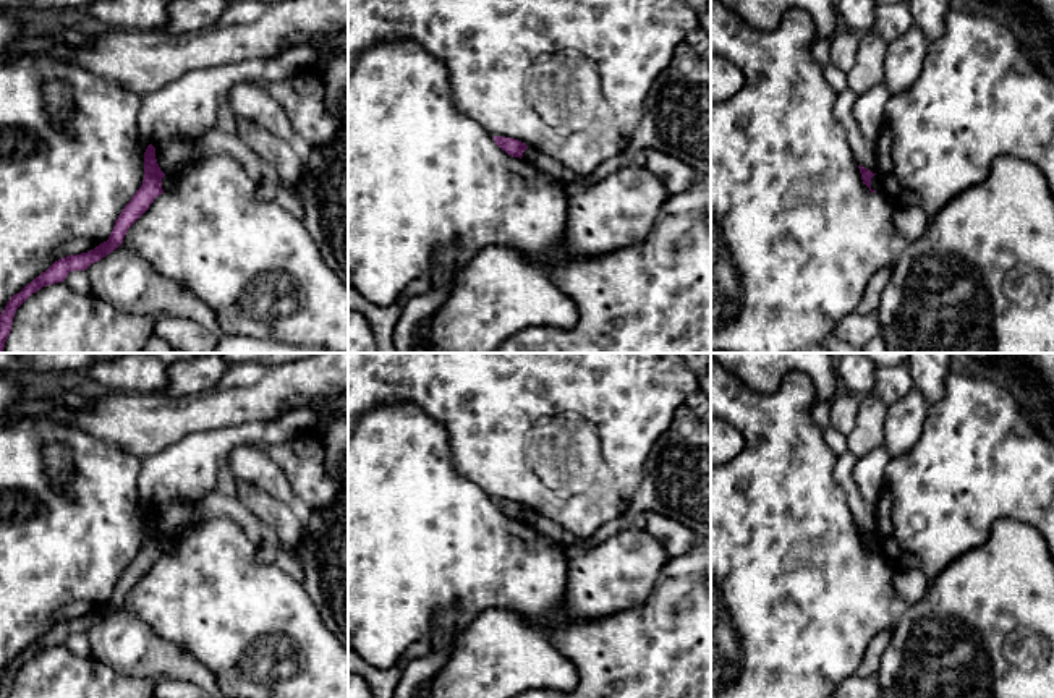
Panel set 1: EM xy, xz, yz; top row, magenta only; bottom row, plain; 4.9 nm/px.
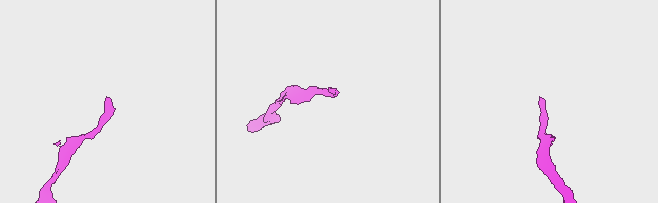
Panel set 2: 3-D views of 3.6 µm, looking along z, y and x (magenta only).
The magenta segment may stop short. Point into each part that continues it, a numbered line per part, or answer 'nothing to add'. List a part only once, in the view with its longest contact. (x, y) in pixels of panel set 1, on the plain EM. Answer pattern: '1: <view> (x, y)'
nothing to add

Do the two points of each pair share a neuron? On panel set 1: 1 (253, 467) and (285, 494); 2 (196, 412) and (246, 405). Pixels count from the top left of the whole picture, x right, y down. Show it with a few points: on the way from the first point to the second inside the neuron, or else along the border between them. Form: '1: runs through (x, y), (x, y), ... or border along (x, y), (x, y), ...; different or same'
1: runs through (261, 472), (277, 486); same
2: runs through (209, 410), (220, 405), (233, 405); same

